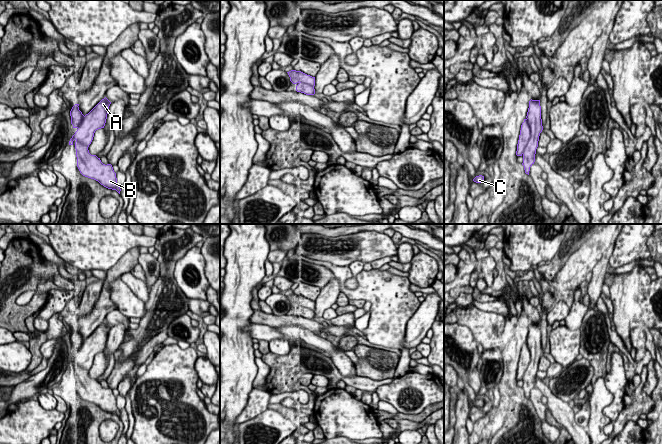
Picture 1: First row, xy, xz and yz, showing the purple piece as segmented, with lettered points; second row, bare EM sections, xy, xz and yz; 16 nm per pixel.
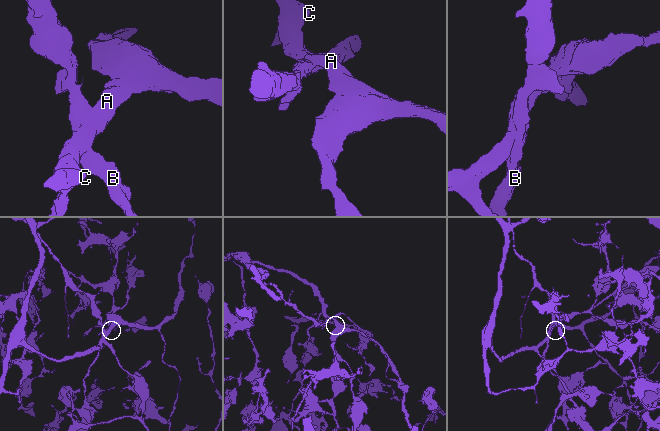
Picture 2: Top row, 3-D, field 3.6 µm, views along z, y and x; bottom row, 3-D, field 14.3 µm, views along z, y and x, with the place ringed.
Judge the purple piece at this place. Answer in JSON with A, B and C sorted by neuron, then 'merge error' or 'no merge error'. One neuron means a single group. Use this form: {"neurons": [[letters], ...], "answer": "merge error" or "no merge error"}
{"neurons": [["A", "C"], ["B"]], "answer": "merge error"}

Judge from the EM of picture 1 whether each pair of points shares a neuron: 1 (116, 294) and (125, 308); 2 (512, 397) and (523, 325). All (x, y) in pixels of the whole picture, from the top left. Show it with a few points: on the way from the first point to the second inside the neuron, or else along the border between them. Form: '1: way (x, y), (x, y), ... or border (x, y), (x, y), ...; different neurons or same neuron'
1: way (119, 297), (125, 305); same neuron
2: way (510, 379), (510, 358), (515, 343); same neuron

